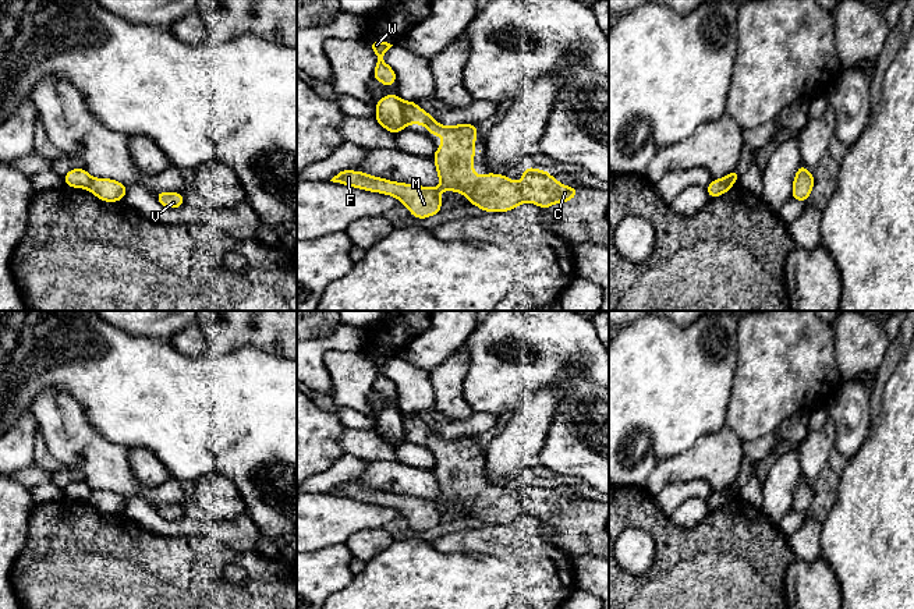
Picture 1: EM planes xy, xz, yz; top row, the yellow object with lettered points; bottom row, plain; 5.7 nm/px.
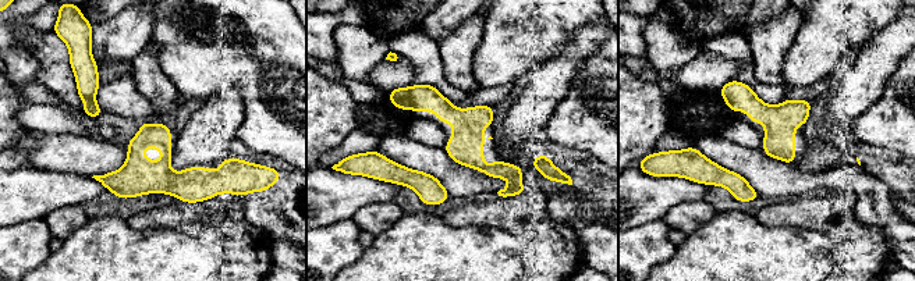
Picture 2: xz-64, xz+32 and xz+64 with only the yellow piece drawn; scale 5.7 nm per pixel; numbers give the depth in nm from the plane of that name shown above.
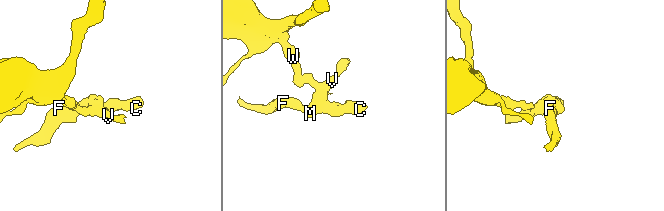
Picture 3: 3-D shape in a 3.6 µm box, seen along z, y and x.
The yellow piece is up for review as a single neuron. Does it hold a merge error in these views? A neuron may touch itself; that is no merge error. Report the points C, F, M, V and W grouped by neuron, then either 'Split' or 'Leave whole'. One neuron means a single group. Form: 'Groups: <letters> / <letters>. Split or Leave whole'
Groups: C F M V / W. Split

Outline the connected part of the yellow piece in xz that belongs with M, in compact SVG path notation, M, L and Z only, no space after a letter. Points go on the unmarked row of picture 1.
M415 413L403 414L407 436L425 436L429 447L442 447L443 457L436 460L433 475L440 492L439 500L394 495L348 481L337 485L330 493L359 502L396 509L417 531L426 531L442 523L440 503L457 503L483 524L507 524L522 514L532 514L542 521L556 514L568 514L580 500L557 495L549 484L534 479L522 481L524 492L511 493L502 486L474 488L474 452L479 450L475 436L464 435L444 439L418 419Z

